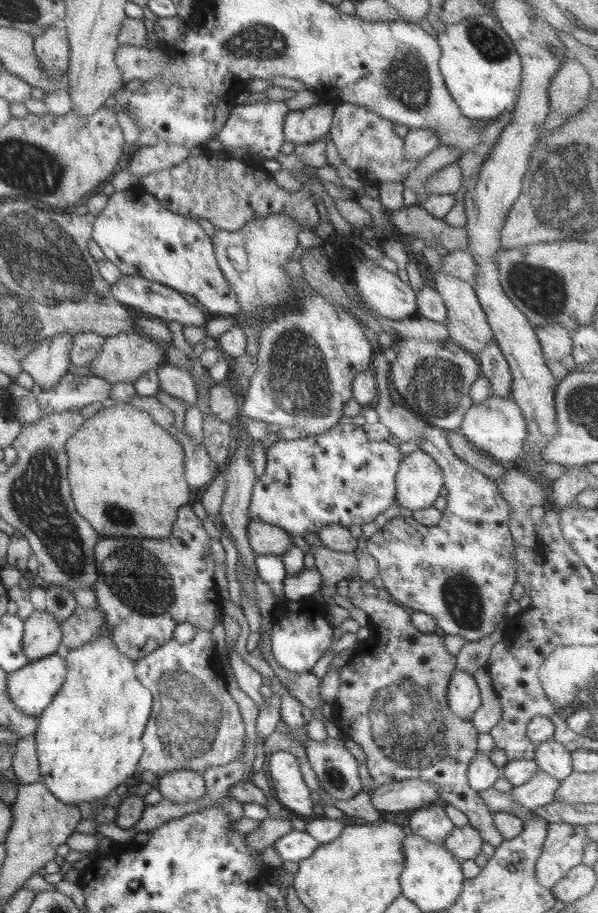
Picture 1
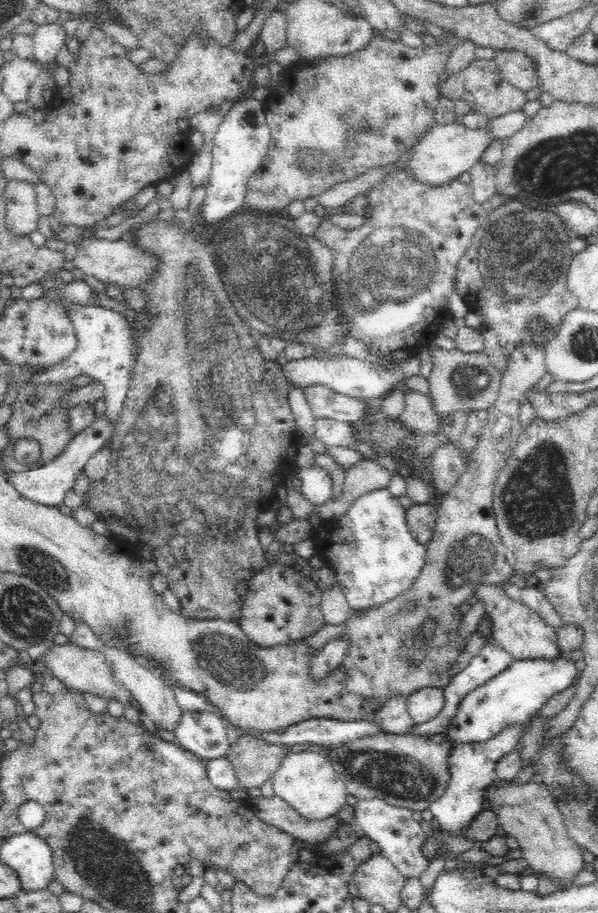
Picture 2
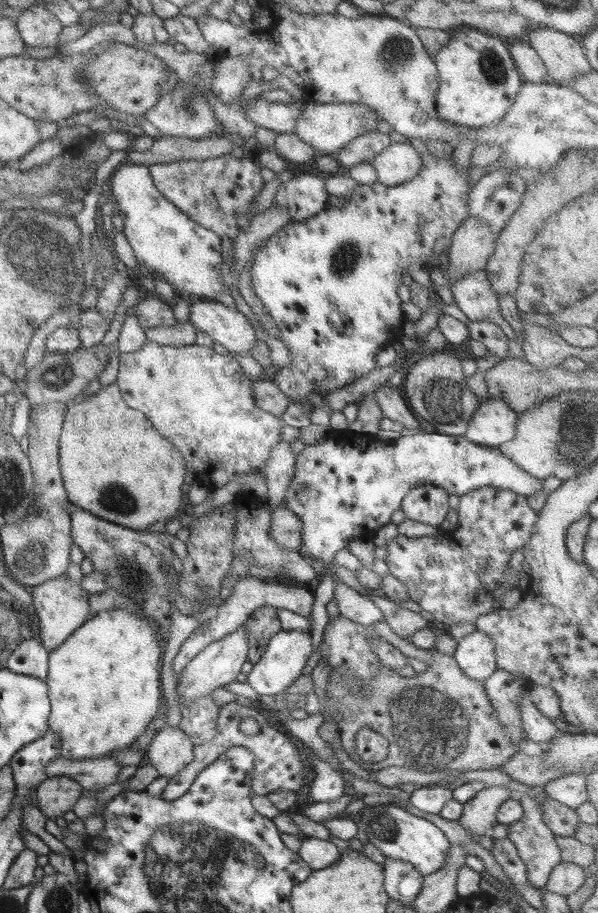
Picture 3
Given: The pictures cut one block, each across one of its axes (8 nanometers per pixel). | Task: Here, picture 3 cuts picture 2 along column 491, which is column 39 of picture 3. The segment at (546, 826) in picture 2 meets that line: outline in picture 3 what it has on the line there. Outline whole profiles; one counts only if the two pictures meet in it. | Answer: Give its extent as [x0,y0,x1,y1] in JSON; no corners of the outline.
[36,776,84,820]

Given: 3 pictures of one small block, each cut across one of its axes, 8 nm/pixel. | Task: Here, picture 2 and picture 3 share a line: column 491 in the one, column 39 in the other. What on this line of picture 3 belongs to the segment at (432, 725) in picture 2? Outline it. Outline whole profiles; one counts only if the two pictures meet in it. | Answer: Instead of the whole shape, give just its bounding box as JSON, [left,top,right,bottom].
[6,639,49,681]

